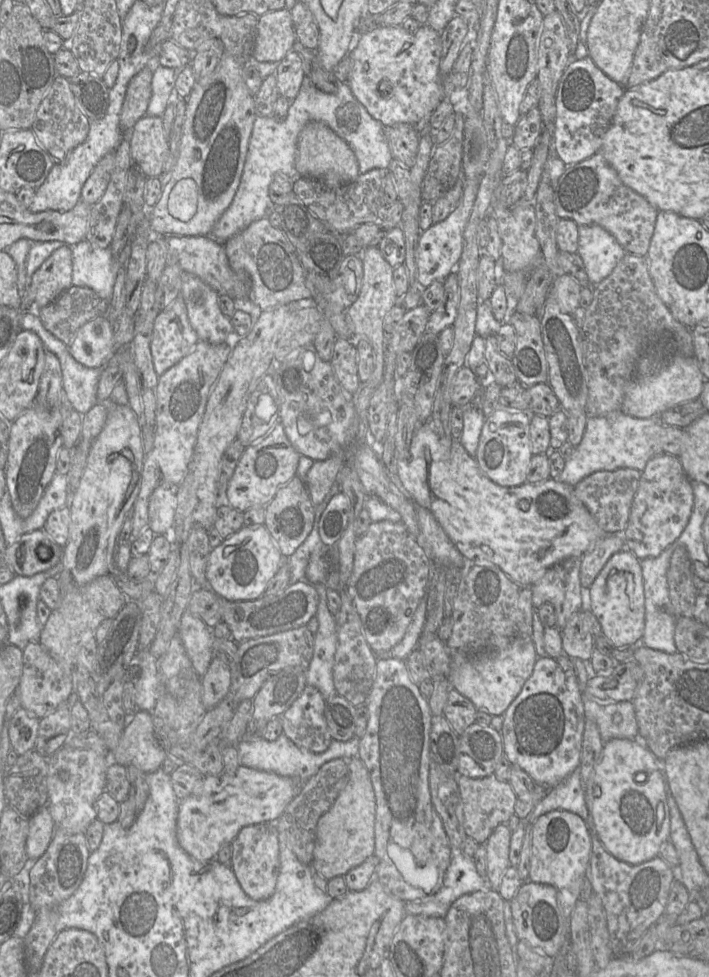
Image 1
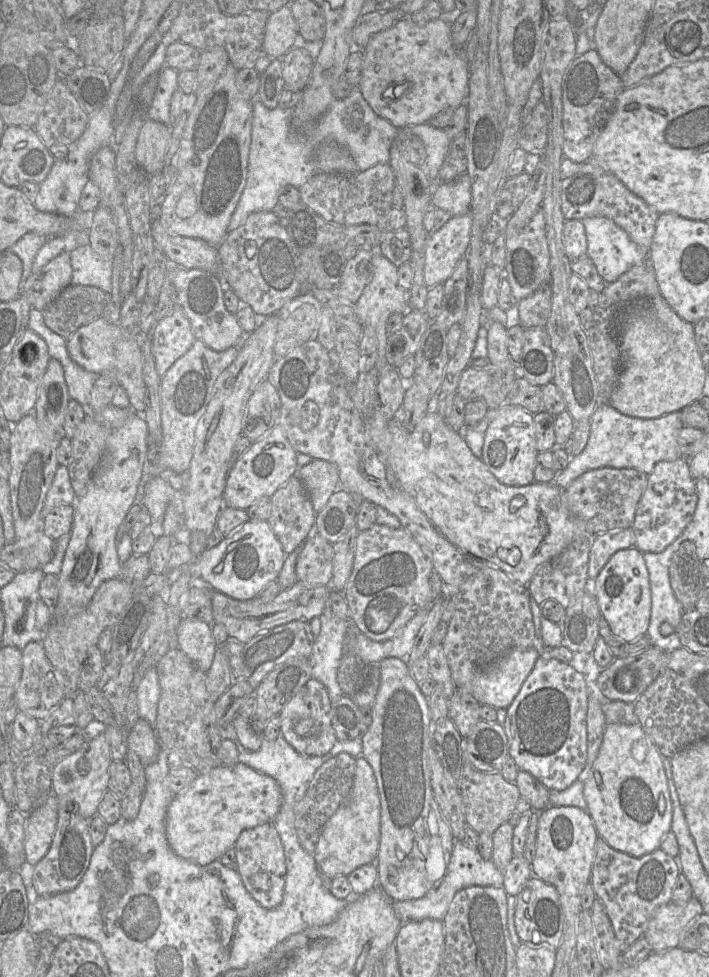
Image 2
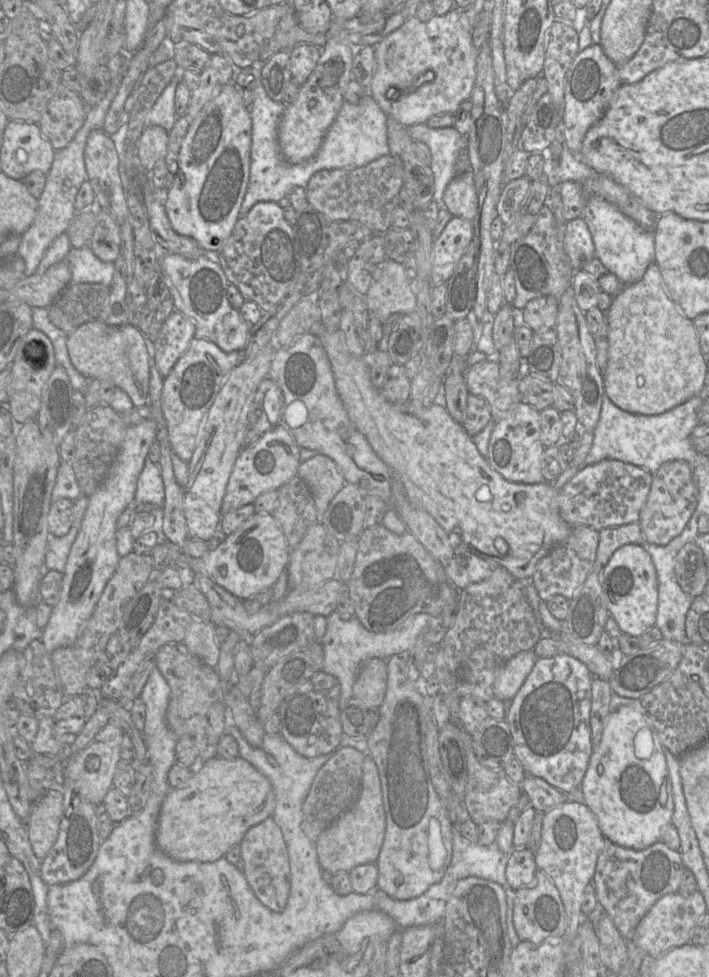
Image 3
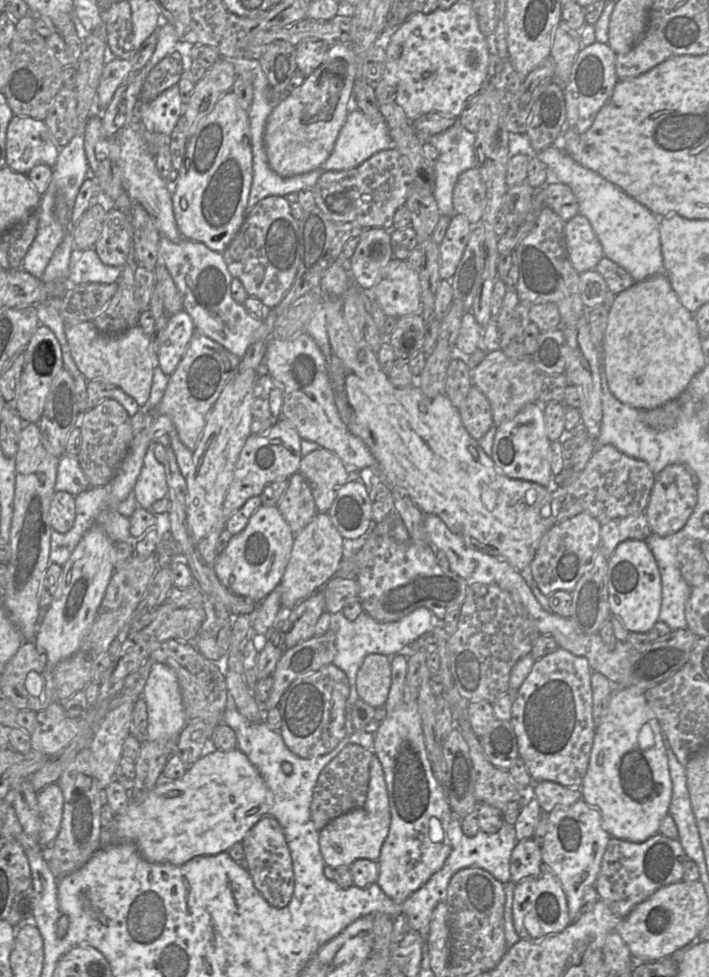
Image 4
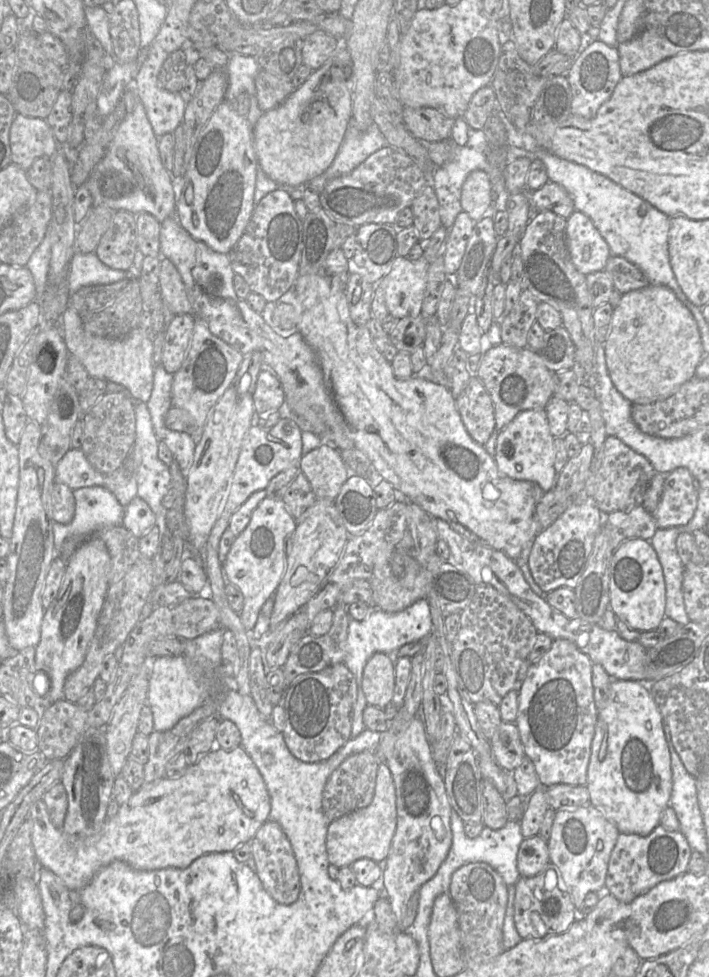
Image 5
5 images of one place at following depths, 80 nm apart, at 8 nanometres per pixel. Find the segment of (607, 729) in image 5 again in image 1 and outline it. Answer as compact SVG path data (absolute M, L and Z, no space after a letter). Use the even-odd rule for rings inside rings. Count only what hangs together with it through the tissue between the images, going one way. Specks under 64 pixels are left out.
M615 738L607 741L599 762L585 789L586 805L598 837L616 859L638 865L660 854L661 845L669 840L670 814L666 799L663 762L639 739Z

